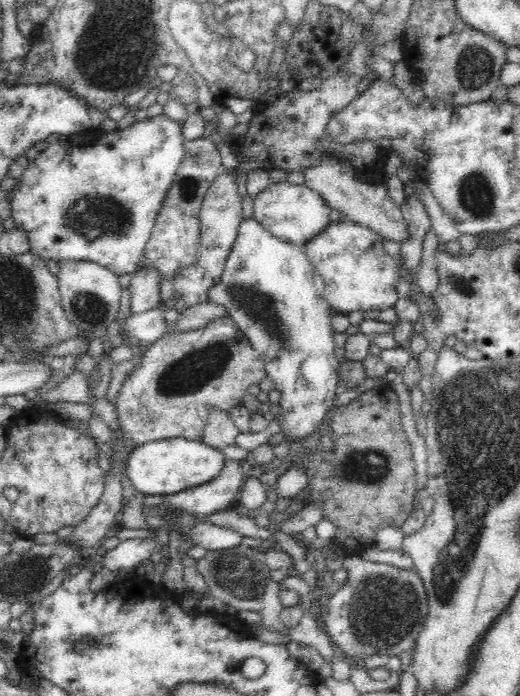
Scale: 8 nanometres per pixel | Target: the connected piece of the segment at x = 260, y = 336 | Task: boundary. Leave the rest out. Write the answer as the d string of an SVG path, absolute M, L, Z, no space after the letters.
M244 218L240 222L236 240L231 246L218 282L206 290L206 301L226 311L226 315L250 341L265 366L267 376L281 392L281 430L289 434L286 440L291 442L294 438L316 432L337 394L340 362L334 356L332 336L335 332L330 328L331 306L324 299L325 283L303 252L303 246L276 238L256 218Z

